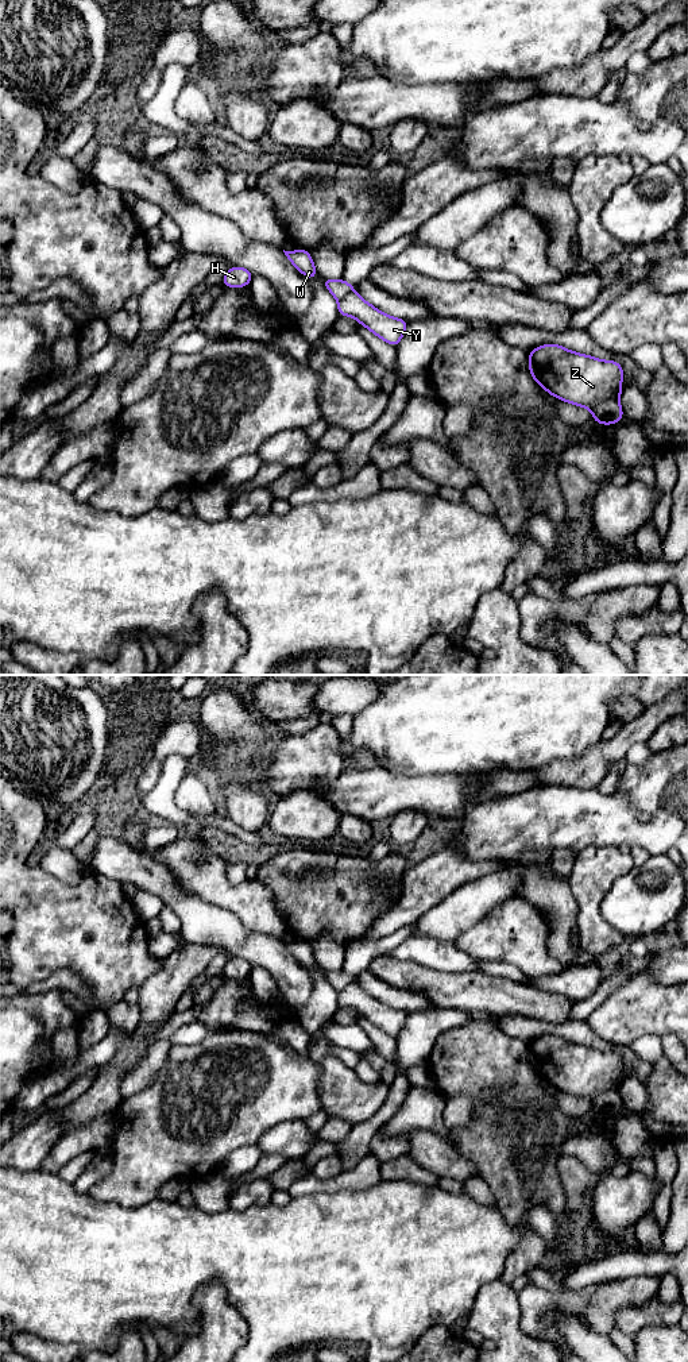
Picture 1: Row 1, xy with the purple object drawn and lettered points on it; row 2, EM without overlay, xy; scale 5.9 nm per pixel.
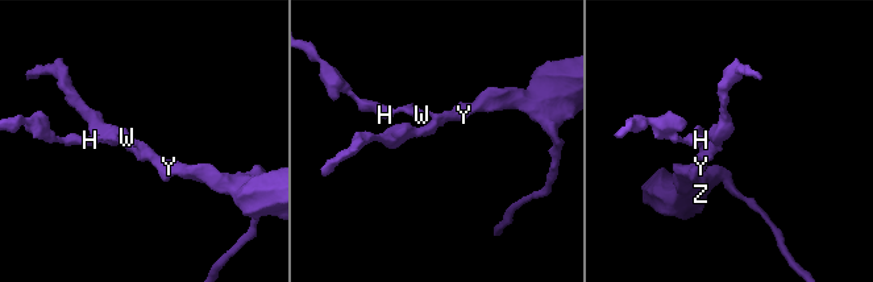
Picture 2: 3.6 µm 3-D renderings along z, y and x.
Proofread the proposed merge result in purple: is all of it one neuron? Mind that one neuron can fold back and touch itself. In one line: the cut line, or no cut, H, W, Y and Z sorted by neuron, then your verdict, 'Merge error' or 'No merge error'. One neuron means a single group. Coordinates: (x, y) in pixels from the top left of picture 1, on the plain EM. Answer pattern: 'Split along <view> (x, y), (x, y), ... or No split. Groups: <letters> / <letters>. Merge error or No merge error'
Split along xy (352, 980), (339, 992). Groups: H W / Y Z. Merge error

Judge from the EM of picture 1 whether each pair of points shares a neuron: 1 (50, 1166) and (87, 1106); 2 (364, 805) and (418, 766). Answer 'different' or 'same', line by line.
1: different
2: different

